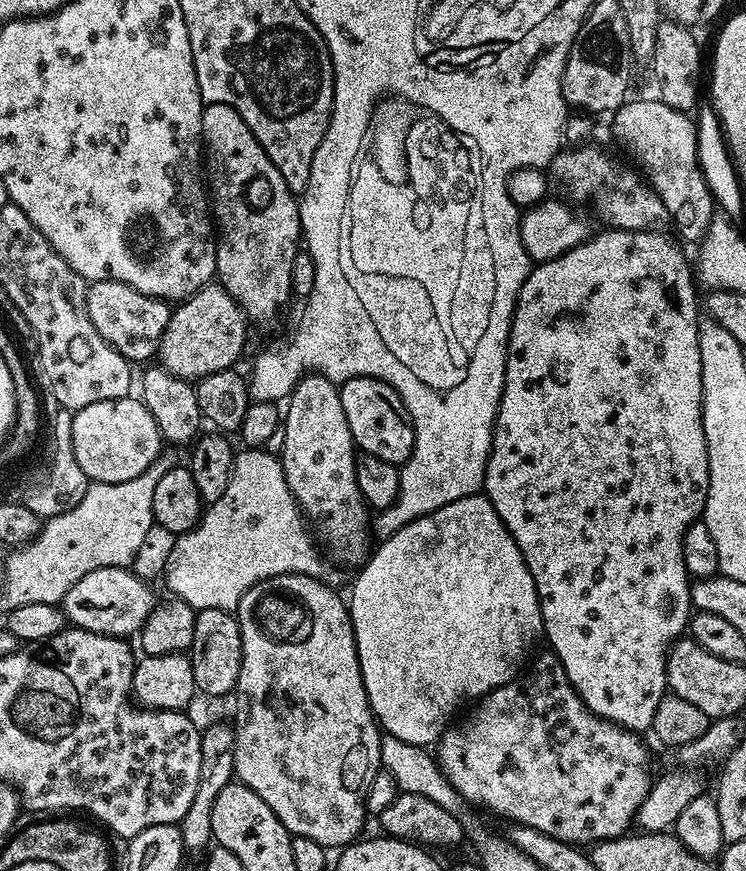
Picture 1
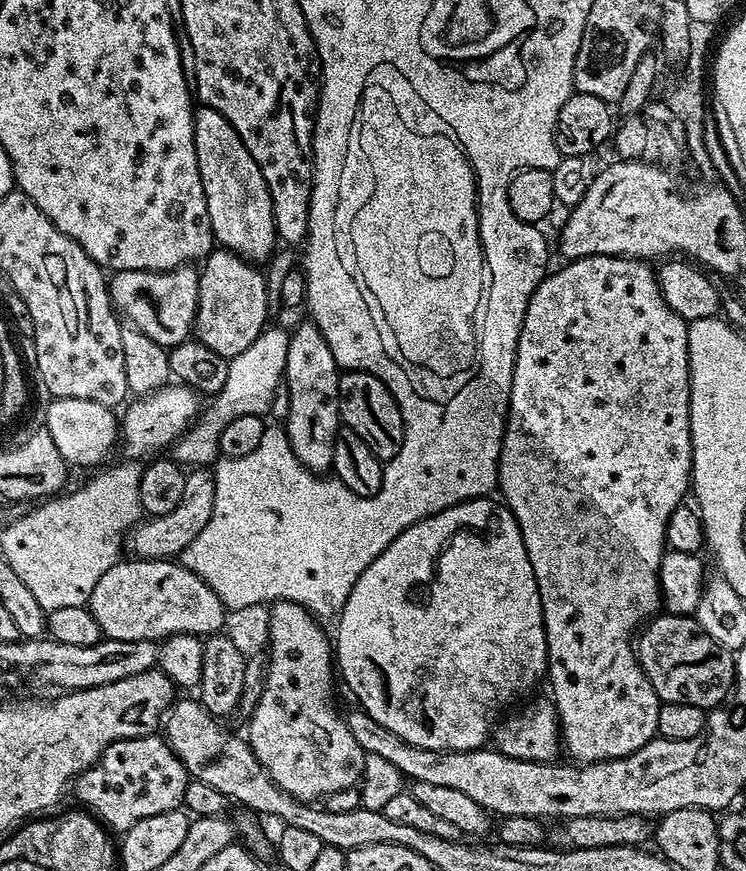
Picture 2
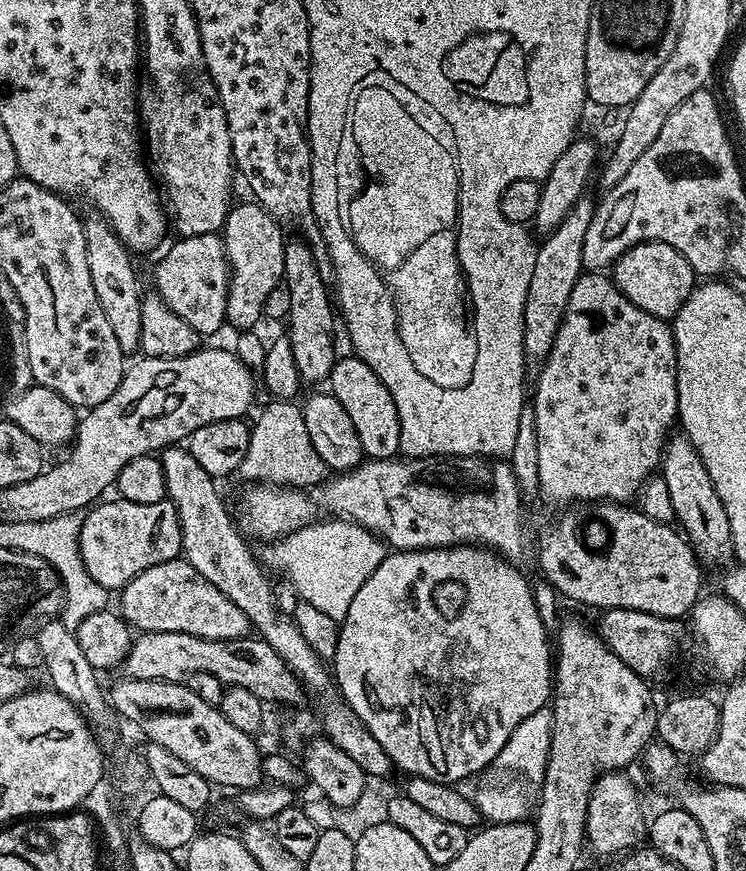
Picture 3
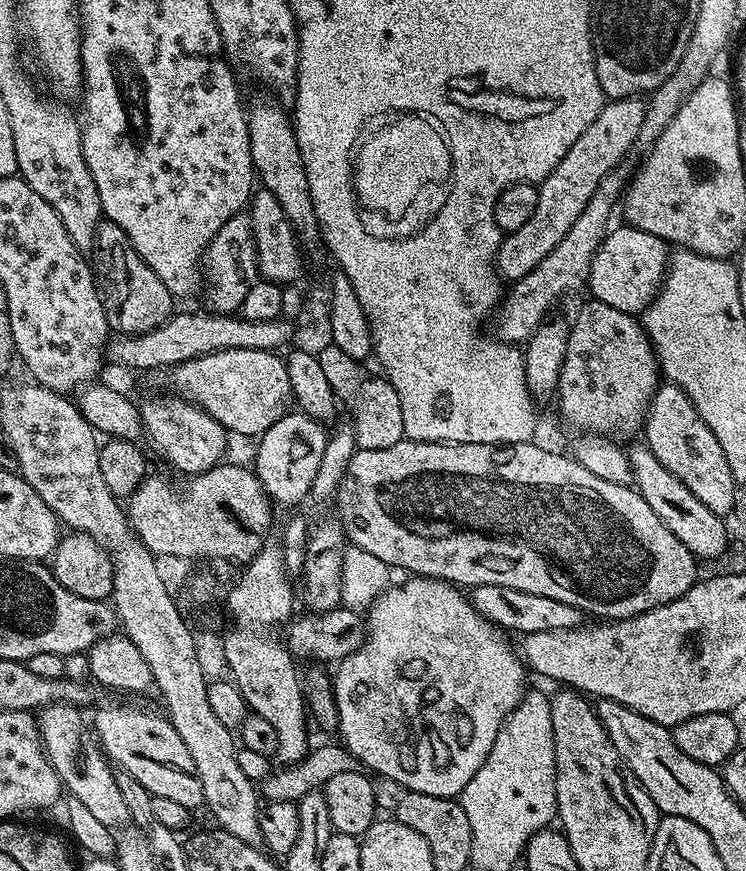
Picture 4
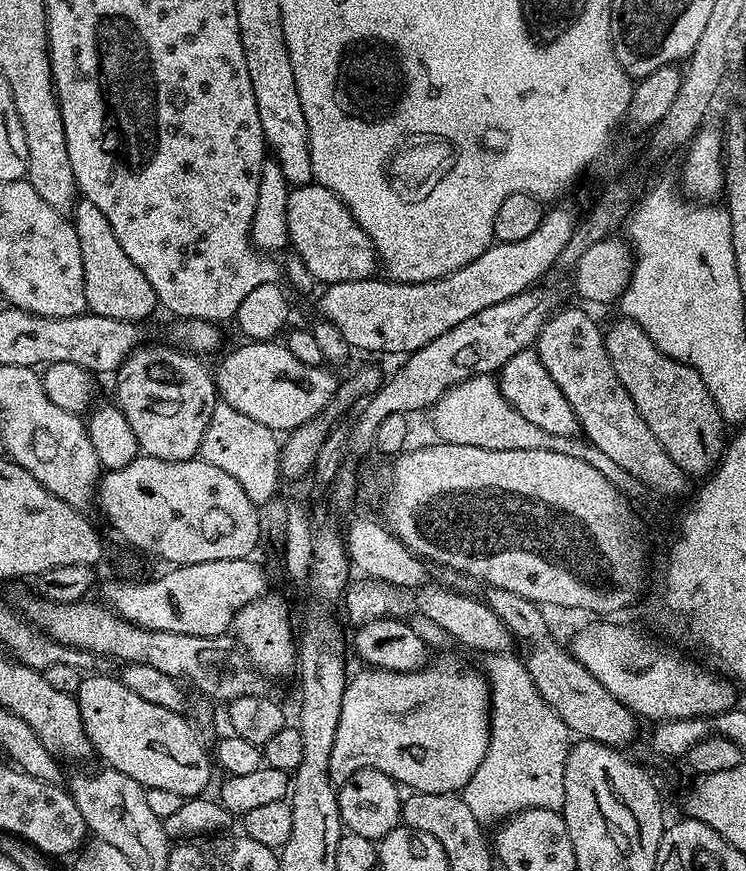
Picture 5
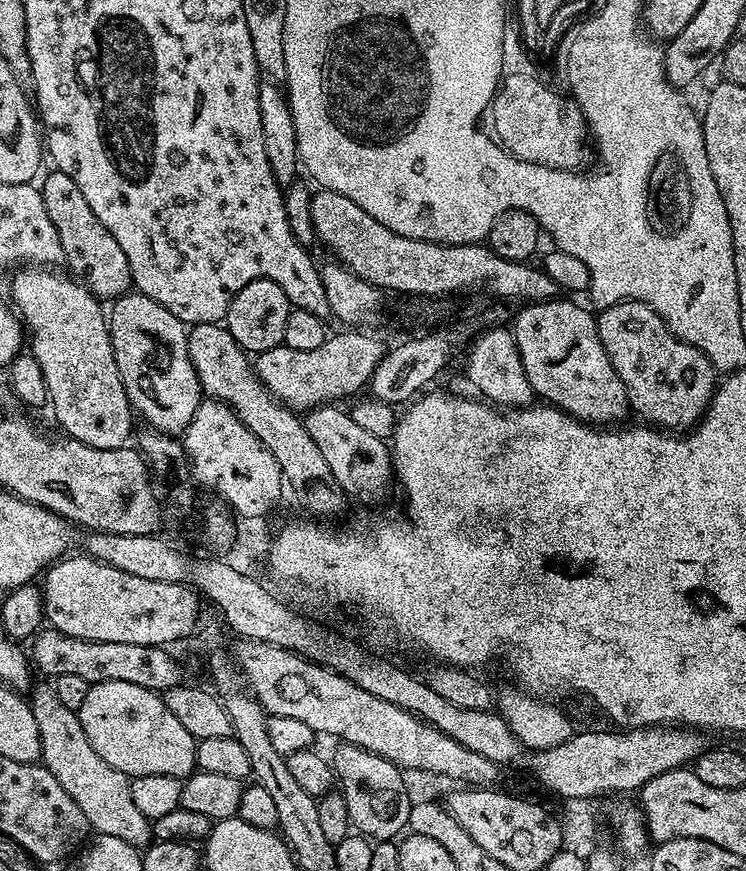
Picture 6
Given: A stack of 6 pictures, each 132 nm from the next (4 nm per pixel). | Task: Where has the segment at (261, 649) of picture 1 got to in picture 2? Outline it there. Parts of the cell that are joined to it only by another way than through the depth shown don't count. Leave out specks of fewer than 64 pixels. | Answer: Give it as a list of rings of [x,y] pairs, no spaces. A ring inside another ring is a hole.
[[[277,600],[268,609],[269,612],[269,642],[270,649],[268,654],[268,677],[265,678],[265,689],[262,690],[262,696],[258,700],[258,704],[253,710],[251,719],[247,721],[248,732],[246,731],[246,739],[248,745],[254,750],[254,754],[258,758],[258,762],[262,762],[264,769],[270,774],[270,778],[277,784],[283,792],[290,794],[296,800],[305,802],[316,802],[321,798],[334,794],[338,790],[346,790],[353,787],[357,783],[356,779],[364,772],[364,760],[366,754],[362,750],[362,746],[358,746],[358,738],[354,738],[354,734],[348,728],[348,721],[343,715],[336,713],[336,708],[332,705],[332,676],[334,680],[334,644],[326,633],[320,629],[321,621],[313,617],[311,612],[289,600]]]

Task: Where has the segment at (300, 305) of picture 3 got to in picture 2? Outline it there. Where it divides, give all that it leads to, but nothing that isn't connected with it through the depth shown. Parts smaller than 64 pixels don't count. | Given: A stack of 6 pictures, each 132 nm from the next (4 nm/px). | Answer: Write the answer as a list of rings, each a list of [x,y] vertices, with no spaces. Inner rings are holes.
[[[311,322],[300,324],[291,329],[286,350],[286,366],[283,383],[288,385],[290,398],[290,414],[286,421],[286,431],[294,454],[302,462],[302,466],[317,474],[324,474],[332,467],[336,434],[342,427],[340,418],[340,377],[342,370],[334,362],[334,354],[330,354],[330,346],[326,346],[326,338],[322,338],[322,330]]]

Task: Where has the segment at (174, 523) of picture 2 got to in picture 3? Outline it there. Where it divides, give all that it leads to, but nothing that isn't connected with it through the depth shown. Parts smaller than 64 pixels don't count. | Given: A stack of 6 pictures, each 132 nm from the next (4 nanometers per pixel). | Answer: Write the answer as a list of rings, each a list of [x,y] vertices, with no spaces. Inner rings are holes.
[[[113,498],[112,501],[106,502],[107,500],[101,501],[97,503],[94,507],[91,507],[83,517],[80,526],[80,537],[78,538],[78,546],[80,548],[80,554],[82,556],[82,562],[89,574],[98,585],[101,585],[109,592],[116,592],[122,590],[125,585],[129,583],[132,579],[134,579],[138,574],[142,572],[142,570],[149,569],[150,566],[160,565],[162,562],[175,560],[181,555],[182,551],[182,542],[181,542],[181,524],[179,522],[177,509],[173,505],[173,503],[165,498],[159,500],[157,503],[134,503],[129,500],[121,500]]]

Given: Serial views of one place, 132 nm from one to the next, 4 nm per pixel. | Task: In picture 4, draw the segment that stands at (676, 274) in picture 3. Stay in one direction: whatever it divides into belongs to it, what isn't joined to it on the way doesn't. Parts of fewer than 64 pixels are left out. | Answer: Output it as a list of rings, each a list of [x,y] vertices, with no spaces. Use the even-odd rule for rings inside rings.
[[[613,227],[602,246],[598,246],[598,254],[594,254],[594,262],[588,275],[587,287],[590,292],[592,288],[591,295],[606,302],[606,306],[614,306],[614,310],[640,314],[651,306],[664,287],[664,277],[670,267],[670,248],[662,238],[646,234],[646,230],[623,227]]]

